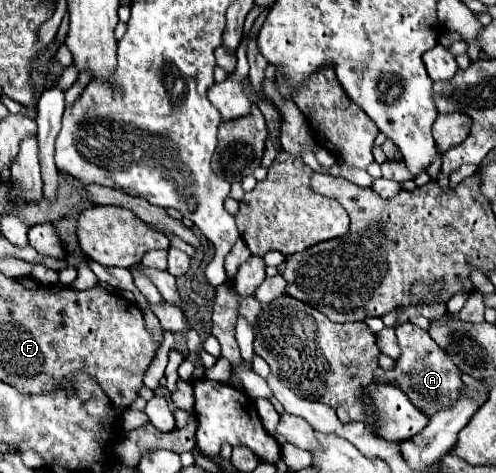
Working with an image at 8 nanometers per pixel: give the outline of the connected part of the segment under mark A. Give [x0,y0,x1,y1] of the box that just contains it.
[396,322,464,416]

